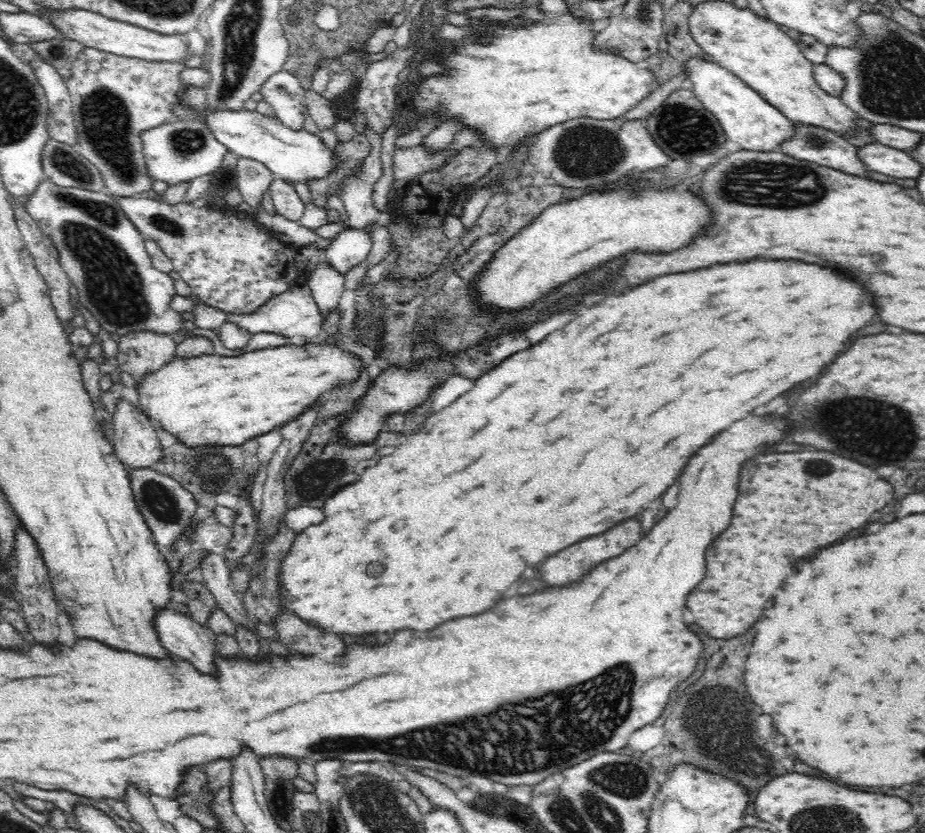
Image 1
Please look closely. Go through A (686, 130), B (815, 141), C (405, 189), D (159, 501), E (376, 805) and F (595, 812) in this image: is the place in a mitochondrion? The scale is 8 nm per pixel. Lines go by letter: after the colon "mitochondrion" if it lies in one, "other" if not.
A: mitochondrion
B: mitochondrion
C: other
D: mitochondrion
E: mitochondrion
F: mitochondrion

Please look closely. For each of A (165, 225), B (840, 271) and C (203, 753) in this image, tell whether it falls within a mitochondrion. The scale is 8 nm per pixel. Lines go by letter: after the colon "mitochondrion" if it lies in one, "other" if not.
A: mitochondrion
B: other
C: other

